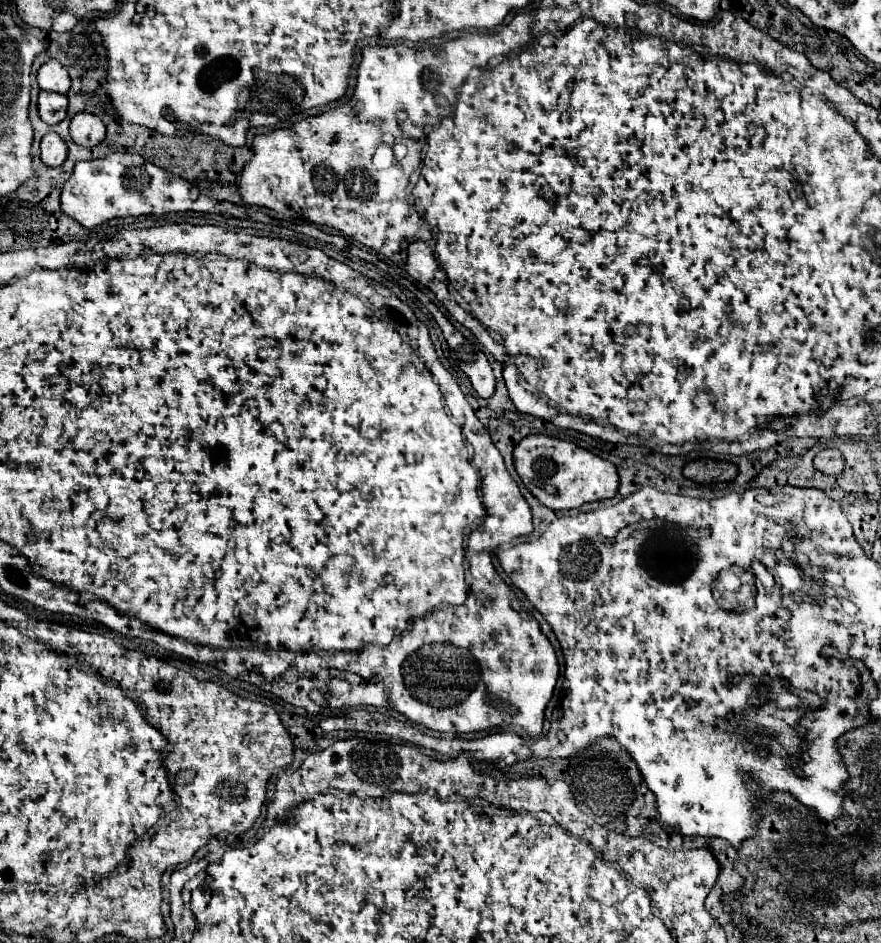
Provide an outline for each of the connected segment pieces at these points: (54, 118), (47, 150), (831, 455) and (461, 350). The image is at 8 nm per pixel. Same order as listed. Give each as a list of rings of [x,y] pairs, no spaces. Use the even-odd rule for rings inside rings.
[[[40,91],[38,113],[40,113],[42,121],[46,121],[48,125],[60,123],[66,117],[66,107],[68,107],[66,95],[50,93],[50,91]]]
[[[46,133],[42,137],[42,143],[40,143],[40,149],[42,149],[42,163],[48,165],[48,167],[60,167],[64,161],[66,161],[66,155],[68,155],[68,147],[66,143],[56,135],[56,133]]]
[[[824,449],[814,457],[814,467],[826,475],[838,475],[844,469],[844,457],[838,449]]]
[[[426,299],[426,307],[428,311],[432,313],[432,317],[436,319],[438,327],[442,329],[446,341],[448,341],[448,347],[456,353],[456,359],[458,359],[458,367],[468,375],[474,391],[488,399],[492,393],[494,393],[494,385],[496,385],[496,379],[494,379],[494,373],[492,373],[492,367],[484,355],[484,351],[480,347],[476,347],[474,343],[470,343],[446,317],[444,313],[432,303]]]

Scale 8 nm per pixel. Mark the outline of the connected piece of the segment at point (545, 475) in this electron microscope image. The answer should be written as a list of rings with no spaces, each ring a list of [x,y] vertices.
[[[528,435],[514,447],[514,465],[526,489],[550,509],[574,509],[590,501],[614,497],[618,473],[610,461],[562,439],[548,435]]]

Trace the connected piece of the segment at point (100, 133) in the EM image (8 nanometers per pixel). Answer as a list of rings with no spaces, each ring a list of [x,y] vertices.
[[[78,113],[70,121],[70,137],[82,147],[98,145],[106,135],[104,123],[92,113]]]

